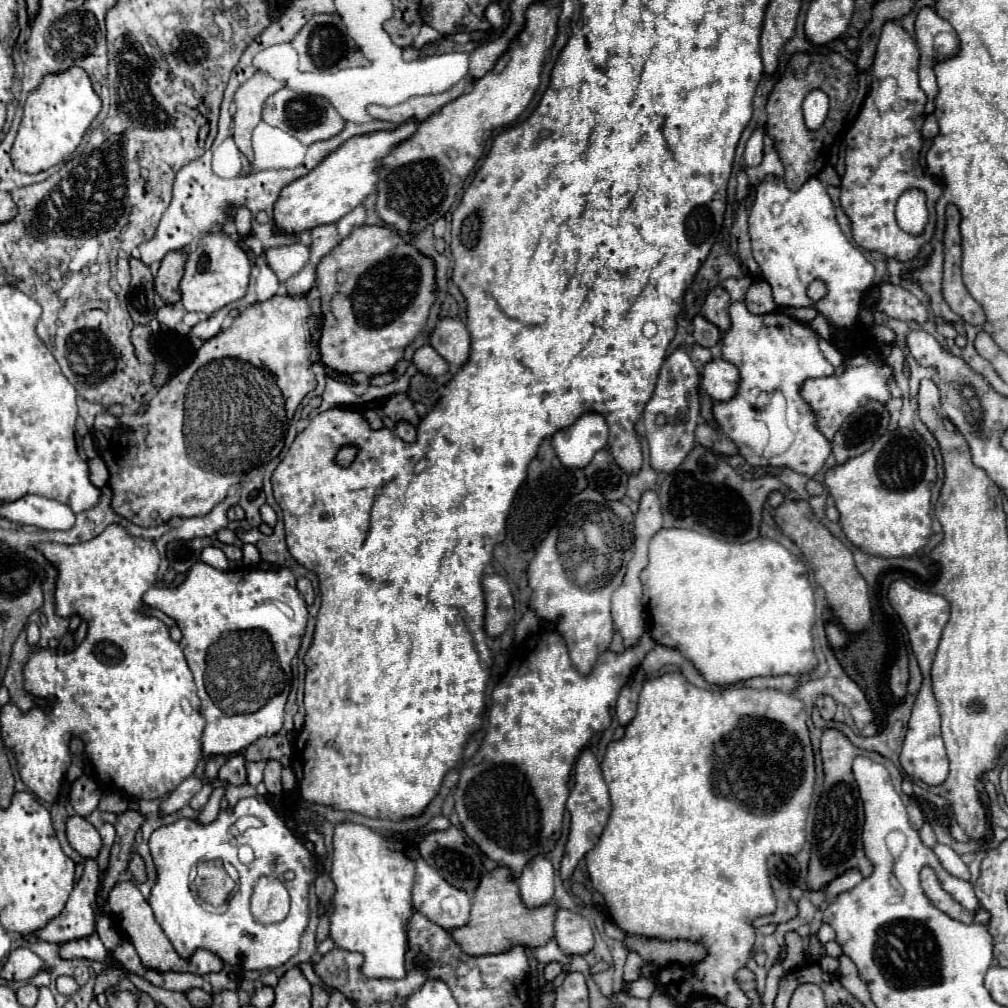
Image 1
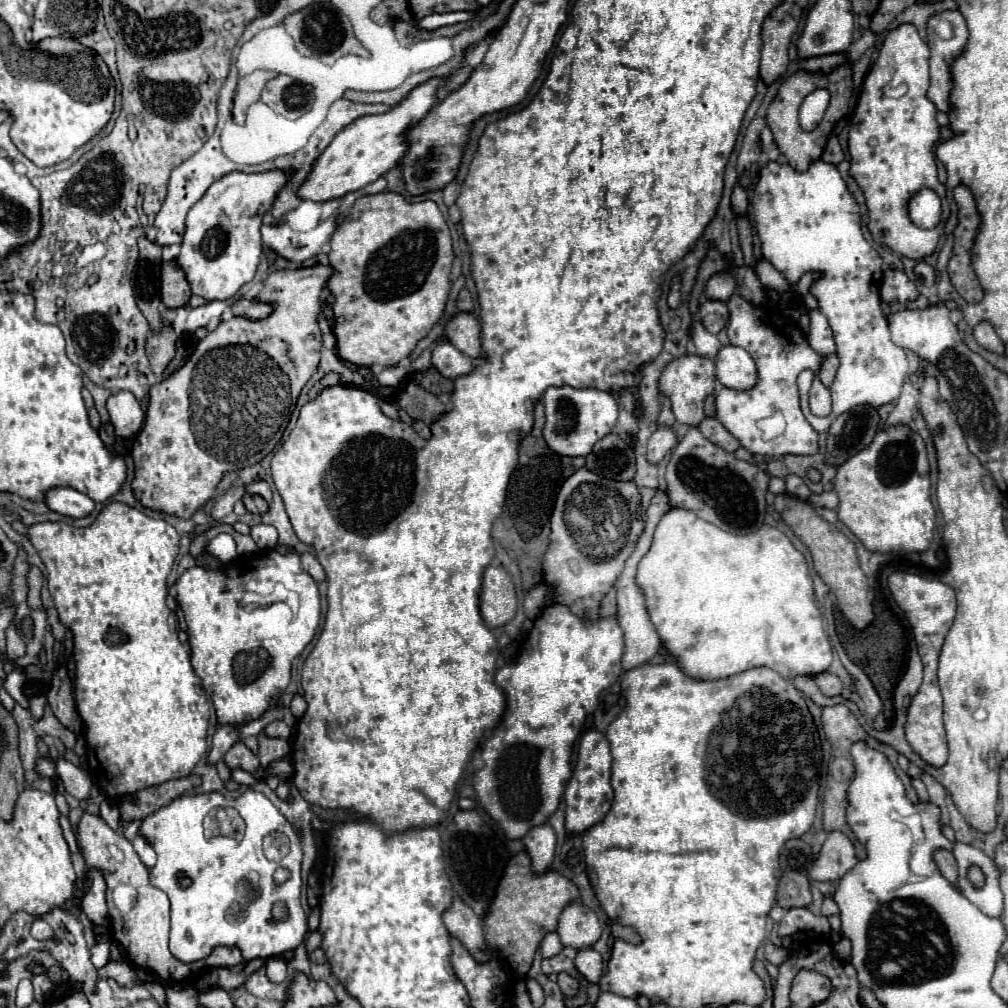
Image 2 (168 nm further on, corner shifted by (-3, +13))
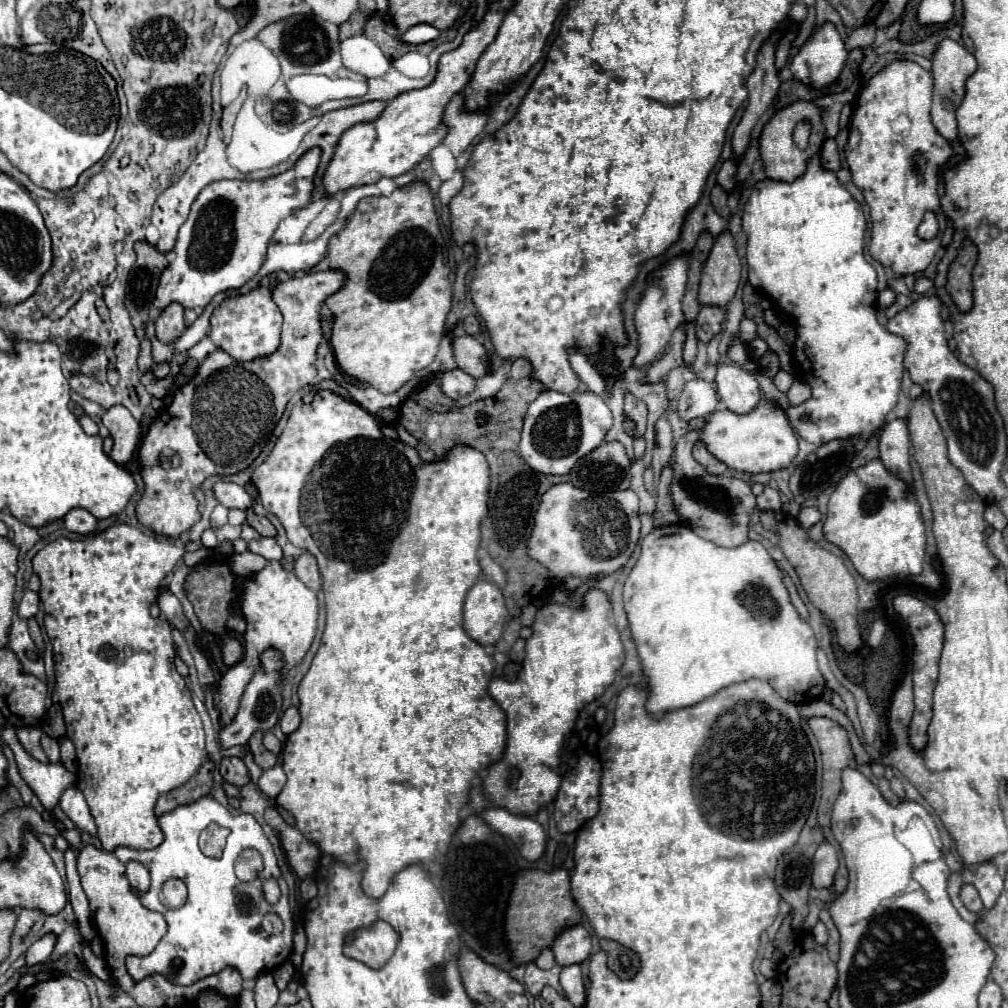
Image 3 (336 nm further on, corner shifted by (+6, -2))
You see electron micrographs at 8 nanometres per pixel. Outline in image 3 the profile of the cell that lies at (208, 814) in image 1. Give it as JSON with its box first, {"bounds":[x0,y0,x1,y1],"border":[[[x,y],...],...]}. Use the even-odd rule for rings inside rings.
{"bounds":[259,765,285,799],"border":[[[275,765],[267,771],[263,771],[263,775],[259,777],[259,789],[271,799],[275,799],[279,795],[283,785],[285,785],[285,771],[281,765]]]}

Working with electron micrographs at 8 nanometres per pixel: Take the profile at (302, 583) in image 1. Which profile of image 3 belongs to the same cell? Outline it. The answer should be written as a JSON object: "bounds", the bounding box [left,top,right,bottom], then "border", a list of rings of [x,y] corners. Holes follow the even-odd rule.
{"bounds":[295,553,321,591],"border":[[[303,553],[297,561],[295,561],[295,575],[311,589],[311,591],[319,591],[321,589],[321,575],[317,569],[317,561],[311,553]]]}

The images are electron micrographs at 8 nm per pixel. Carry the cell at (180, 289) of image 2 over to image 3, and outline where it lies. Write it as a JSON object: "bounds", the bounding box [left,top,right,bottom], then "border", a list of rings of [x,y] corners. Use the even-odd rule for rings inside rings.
{"bounds":[155,303,185,343],"border":[[[179,303],[167,305],[161,315],[155,319],[155,329],[157,329],[157,339],[163,343],[173,343],[185,329],[183,321],[183,307]]]}

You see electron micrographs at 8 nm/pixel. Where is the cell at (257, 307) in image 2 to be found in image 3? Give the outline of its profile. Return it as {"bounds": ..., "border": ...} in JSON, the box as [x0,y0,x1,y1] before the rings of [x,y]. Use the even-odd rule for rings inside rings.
{"bounds":[209,287,281,361],"border":[[[257,287],[247,295],[237,295],[225,299],[211,317],[209,337],[221,349],[225,349],[237,361],[251,361],[257,357],[267,357],[279,347],[281,333],[281,313],[271,299],[269,287]]]}

